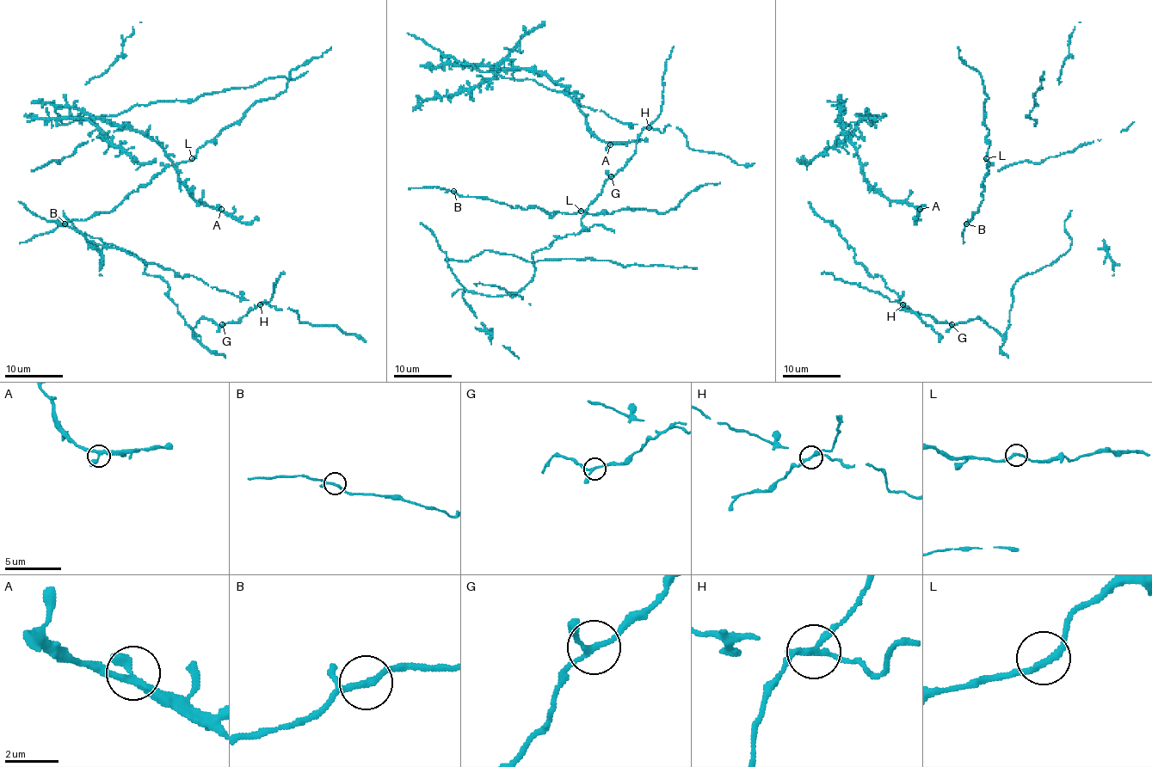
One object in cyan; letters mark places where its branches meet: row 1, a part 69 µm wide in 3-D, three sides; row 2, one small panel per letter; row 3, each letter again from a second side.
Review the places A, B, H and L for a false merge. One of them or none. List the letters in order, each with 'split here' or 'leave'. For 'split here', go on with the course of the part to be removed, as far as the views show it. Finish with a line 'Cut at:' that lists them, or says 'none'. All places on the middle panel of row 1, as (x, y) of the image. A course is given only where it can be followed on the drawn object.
A: leave
B: leave
H: split here
L: leave
Cut at: H

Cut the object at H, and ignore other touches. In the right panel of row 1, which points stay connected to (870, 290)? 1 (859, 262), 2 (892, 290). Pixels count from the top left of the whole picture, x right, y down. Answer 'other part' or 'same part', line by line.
1: other part
2: other part

